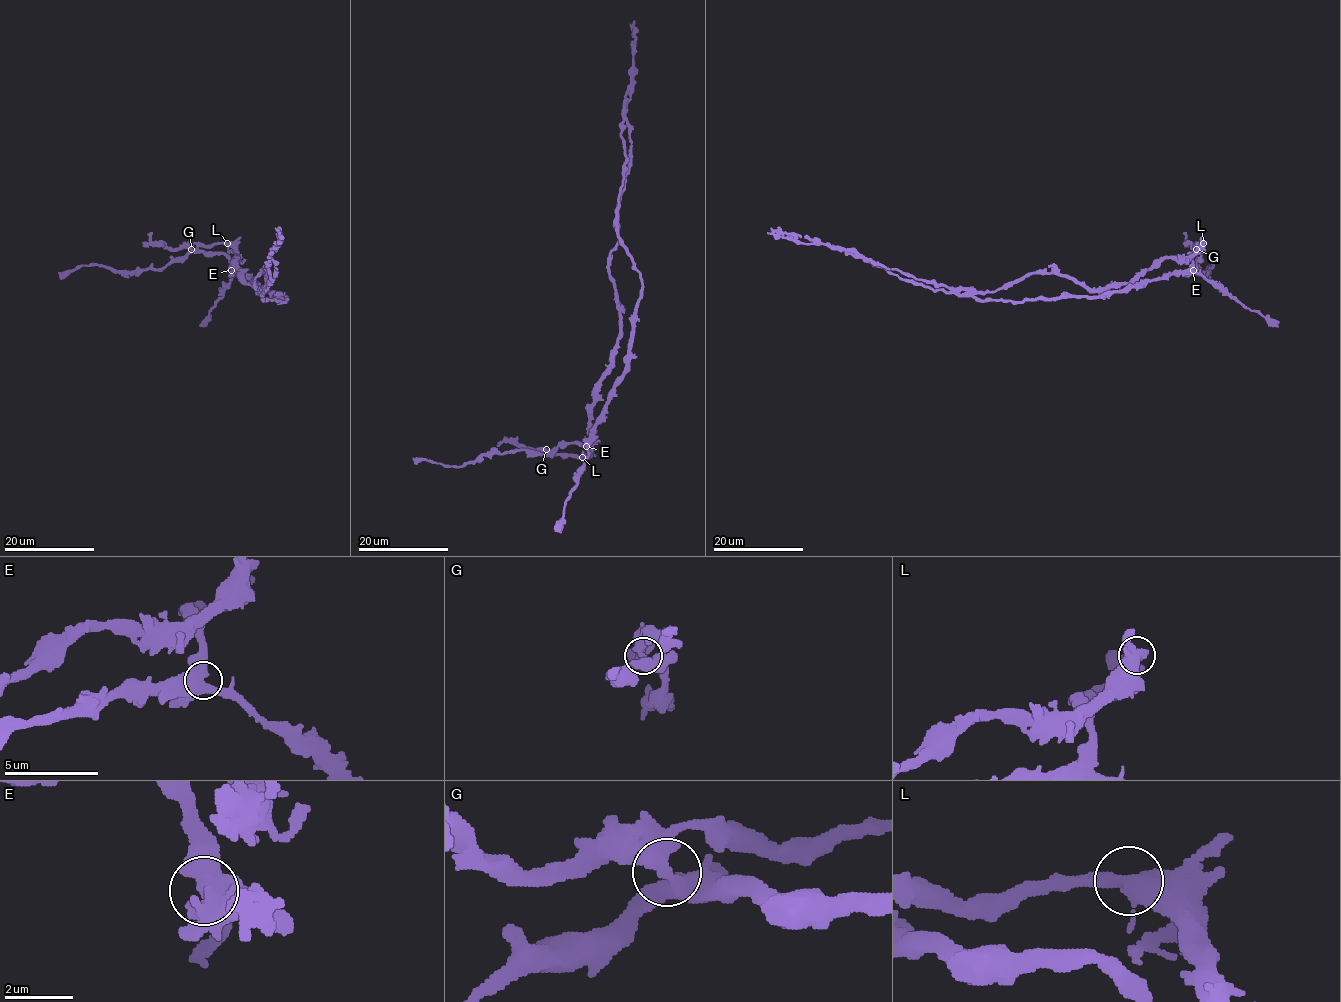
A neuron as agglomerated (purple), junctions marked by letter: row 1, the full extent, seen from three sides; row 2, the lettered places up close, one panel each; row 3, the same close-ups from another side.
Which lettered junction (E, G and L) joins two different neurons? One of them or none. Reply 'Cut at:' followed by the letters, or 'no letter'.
Cut at: G

